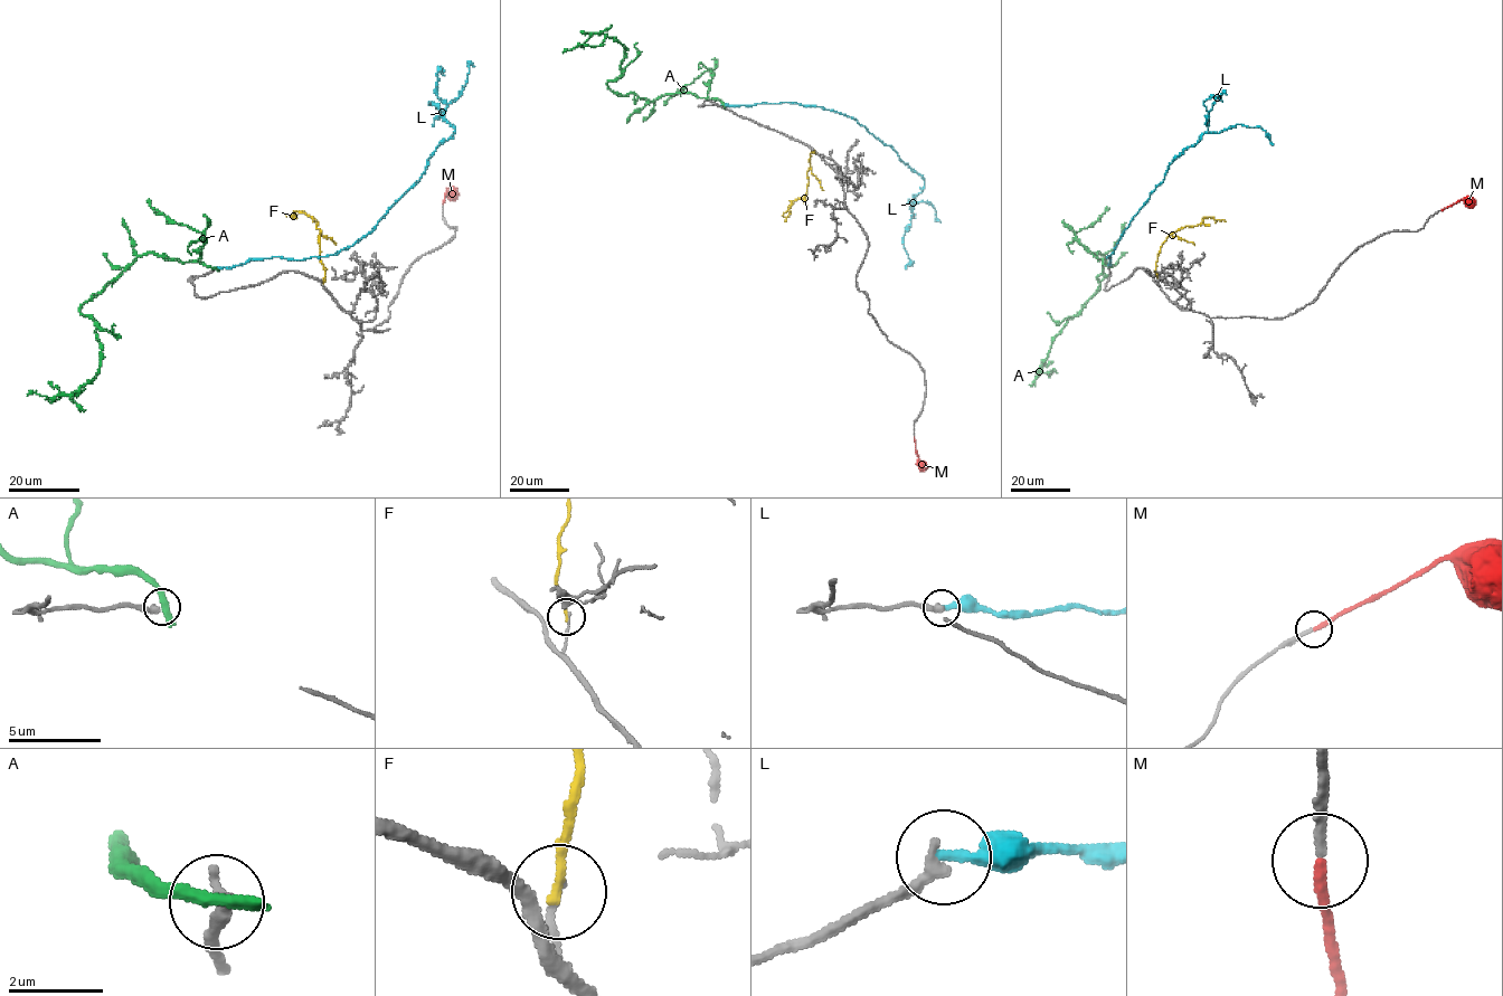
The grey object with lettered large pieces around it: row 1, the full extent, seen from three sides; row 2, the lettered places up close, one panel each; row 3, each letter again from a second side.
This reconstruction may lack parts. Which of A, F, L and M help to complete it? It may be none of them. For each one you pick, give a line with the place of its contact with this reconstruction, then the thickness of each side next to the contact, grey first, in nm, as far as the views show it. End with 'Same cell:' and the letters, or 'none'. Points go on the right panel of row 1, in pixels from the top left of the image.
M: meets grey at (1440, 210); 200 nm thick on the grey side, 240 nm on the other
Same cell: M

